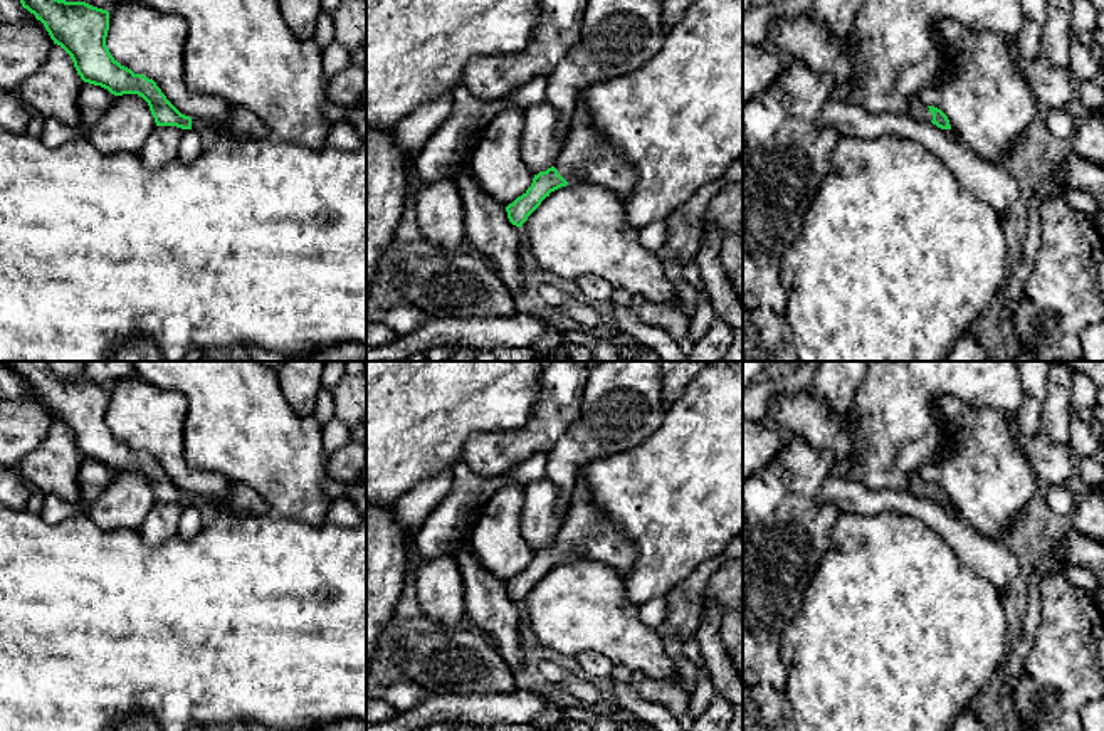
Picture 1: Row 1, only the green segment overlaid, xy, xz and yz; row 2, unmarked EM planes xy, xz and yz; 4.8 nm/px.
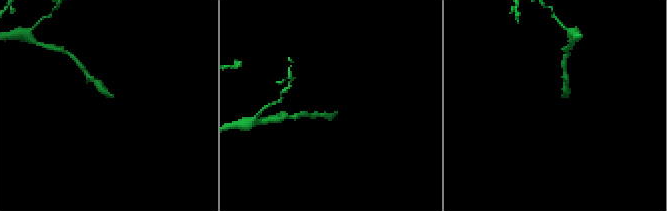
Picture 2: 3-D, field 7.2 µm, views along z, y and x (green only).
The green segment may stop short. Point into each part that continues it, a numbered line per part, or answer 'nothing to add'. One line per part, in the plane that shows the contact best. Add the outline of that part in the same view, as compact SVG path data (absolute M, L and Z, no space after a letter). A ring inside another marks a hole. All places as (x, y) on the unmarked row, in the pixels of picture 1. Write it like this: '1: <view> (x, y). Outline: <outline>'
1: xz (587, 531). Outline: M583 481L575 482L555 544L568 560L595 560L625 576L635 565L635 548L622 539L617 524L597 507L591 496Z

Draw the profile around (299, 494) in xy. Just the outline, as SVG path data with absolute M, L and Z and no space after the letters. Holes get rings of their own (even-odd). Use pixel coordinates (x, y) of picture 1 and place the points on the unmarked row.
M133 361L136 376L160 390L180 392L188 410L183 422L183 454L192 469L222 474L259 491L271 513L311 526L326 523L331 499L324 486L331 479L323 449L323 425L314 415L296 413L284 398L277 373L260 361Z

